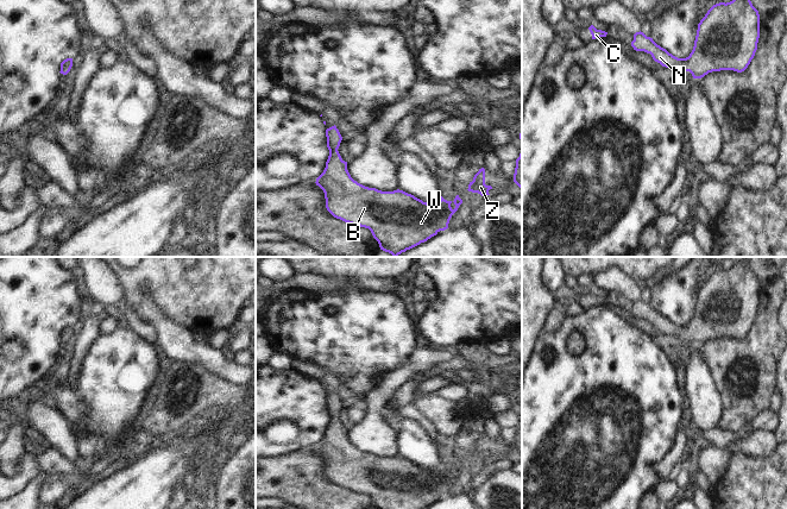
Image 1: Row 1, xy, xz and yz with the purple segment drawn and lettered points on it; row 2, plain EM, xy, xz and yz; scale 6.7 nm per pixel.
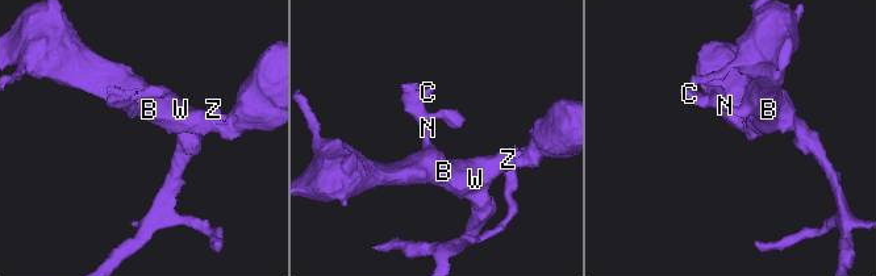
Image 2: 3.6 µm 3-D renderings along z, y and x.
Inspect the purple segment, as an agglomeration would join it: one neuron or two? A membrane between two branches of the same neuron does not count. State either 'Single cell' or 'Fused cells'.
Single cell

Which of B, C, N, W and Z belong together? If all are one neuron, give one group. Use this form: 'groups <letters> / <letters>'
groups B C N W Z

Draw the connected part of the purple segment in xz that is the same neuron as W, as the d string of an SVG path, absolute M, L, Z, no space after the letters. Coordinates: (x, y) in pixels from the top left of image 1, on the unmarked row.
M335 391L326 396L326 403L329 422L323 439L315 450L323 457L326 475L334 484L369 495L378 509L424 509L440 497L448 495L452 482L462 470L459 461L453 467L455 471L453 476L452 467L447 467L442 463L436 471L430 471L399 455L382 458L365 453L351 444L347 428L338 417L342 403Z

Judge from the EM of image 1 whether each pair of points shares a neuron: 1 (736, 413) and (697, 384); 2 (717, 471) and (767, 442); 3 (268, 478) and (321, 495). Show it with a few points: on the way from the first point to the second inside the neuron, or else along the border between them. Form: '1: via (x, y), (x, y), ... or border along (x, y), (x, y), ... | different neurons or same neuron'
1: border along (712, 376), (723, 407), (719, 423) | different neurons
2: via (723, 457), (735, 446), (753, 444) | same neuron
3: via (281, 478), (298, 478), (308, 486) | same neuron

